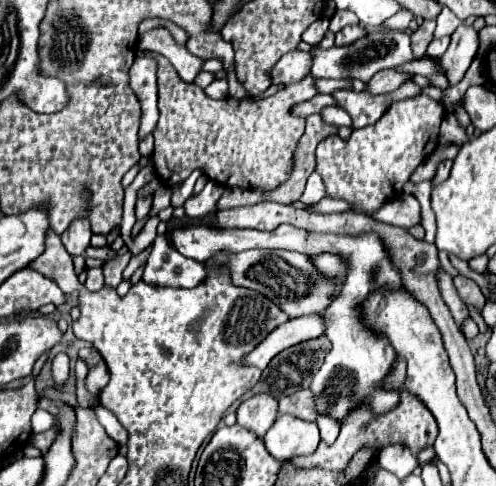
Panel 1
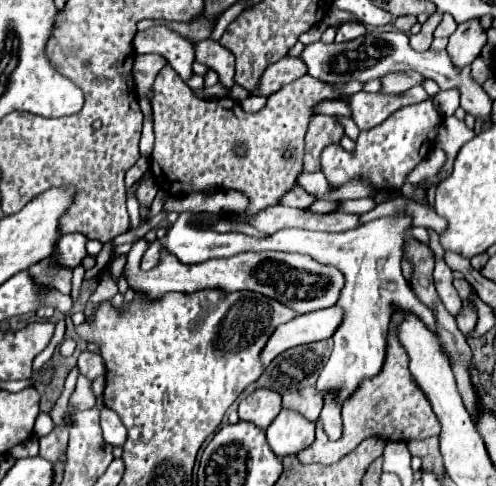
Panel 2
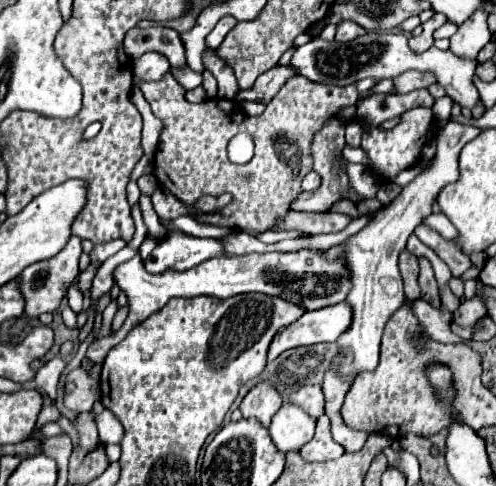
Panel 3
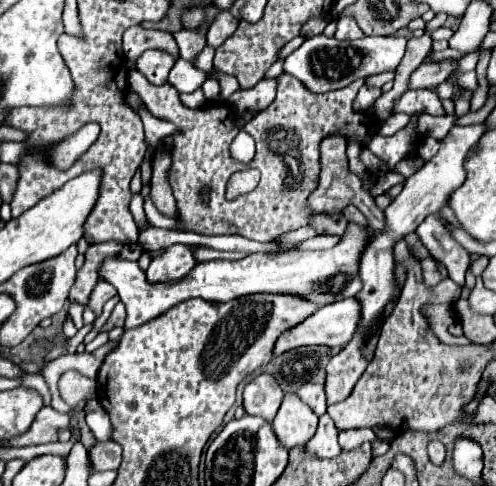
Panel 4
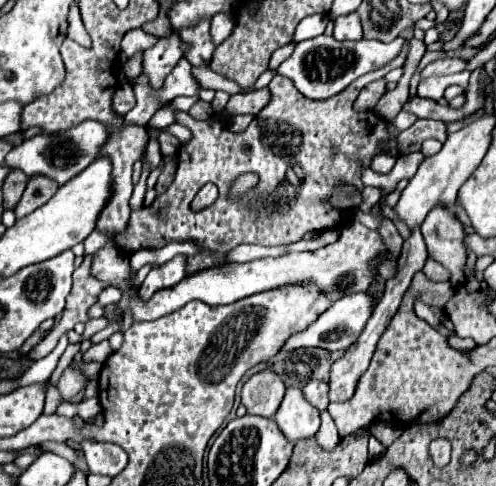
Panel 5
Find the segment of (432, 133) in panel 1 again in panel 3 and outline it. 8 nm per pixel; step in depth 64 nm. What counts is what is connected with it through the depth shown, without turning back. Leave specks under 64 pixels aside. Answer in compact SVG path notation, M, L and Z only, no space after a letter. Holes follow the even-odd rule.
M412 108L402 114L402 120L392 130L380 130L372 128L362 134L362 148L370 156L372 172L384 180L390 180L392 176L400 174L402 170L414 166L418 162L418 156L422 156L424 144L432 138L432 110L430 108Z

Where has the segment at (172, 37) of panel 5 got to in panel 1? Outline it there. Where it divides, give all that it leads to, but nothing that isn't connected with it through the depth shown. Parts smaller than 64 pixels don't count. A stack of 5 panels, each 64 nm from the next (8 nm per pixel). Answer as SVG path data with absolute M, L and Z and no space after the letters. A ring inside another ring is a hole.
M136 56L130 78L132 78L132 90L136 92L140 106L142 106L142 126L140 126L140 138L154 132L154 126L158 122L158 108L156 108L156 68L158 62L150 56Z

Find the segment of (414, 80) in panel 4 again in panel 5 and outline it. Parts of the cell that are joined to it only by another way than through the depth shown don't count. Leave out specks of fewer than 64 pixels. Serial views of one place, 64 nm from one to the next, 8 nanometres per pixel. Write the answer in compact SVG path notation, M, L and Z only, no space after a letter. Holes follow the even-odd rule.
M440 58L436 62L430 62L424 70L422 70L422 78L428 76L446 76L446 74L454 74L454 72L462 72L466 70L466 60L462 58Z

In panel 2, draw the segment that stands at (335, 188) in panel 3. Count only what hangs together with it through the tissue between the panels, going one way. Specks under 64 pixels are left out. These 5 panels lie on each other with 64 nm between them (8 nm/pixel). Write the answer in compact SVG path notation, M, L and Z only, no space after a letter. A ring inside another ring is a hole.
M316 114L310 122L306 134L306 156L304 156L304 172L318 172L320 170L320 154L326 146L340 144L344 136L342 124L324 114ZM294 188L292 190L292 194L288 192L284 198L282 198L282 202L286 204L286 206L294 206L294 208L310 208L314 202L316 202L316 198L314 196L310 196L310 194L306 194L302 188Z

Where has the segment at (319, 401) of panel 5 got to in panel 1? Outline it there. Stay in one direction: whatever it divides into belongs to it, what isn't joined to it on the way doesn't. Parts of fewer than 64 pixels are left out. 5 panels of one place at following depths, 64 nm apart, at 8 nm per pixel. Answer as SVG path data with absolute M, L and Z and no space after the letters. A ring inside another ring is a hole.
M298 390L296 394L292 394L292 398L282 396L280 398L280 414L292 414L298 416L302 420L314 422L318 412L316 412L316 398L312 396L312 390Z

